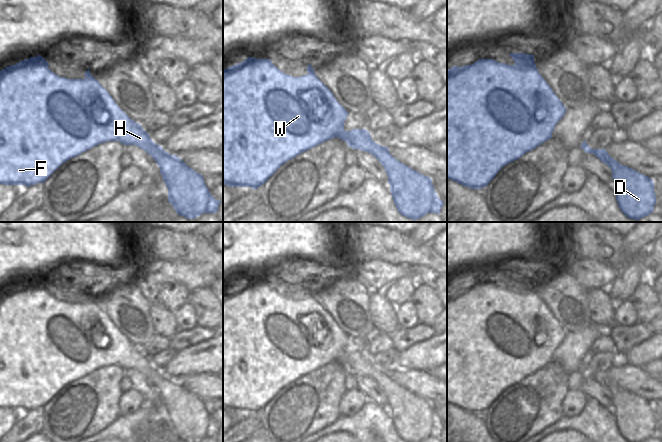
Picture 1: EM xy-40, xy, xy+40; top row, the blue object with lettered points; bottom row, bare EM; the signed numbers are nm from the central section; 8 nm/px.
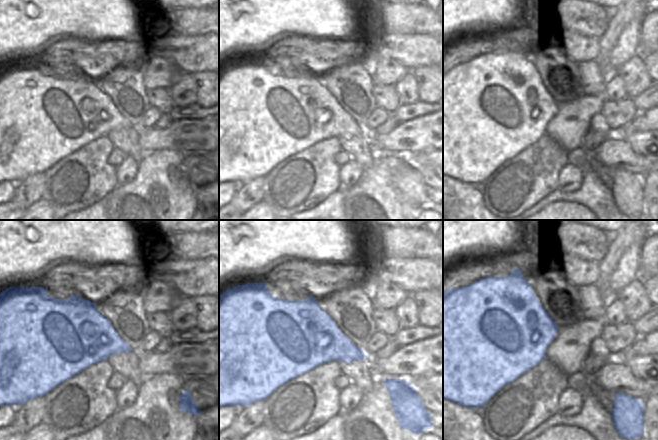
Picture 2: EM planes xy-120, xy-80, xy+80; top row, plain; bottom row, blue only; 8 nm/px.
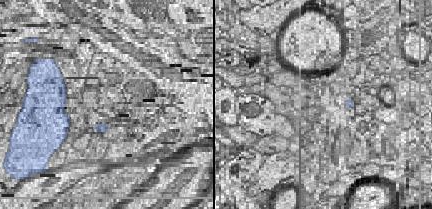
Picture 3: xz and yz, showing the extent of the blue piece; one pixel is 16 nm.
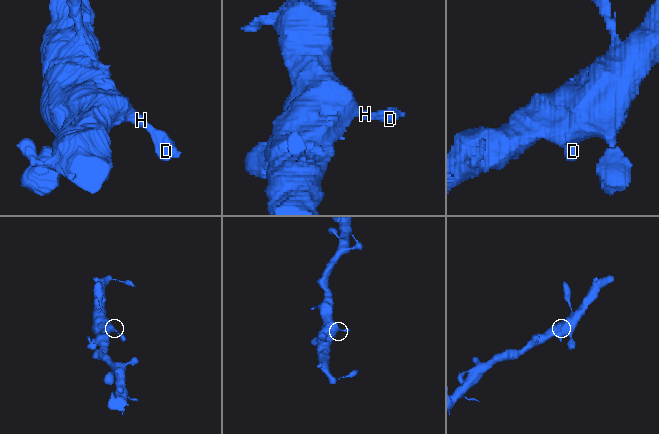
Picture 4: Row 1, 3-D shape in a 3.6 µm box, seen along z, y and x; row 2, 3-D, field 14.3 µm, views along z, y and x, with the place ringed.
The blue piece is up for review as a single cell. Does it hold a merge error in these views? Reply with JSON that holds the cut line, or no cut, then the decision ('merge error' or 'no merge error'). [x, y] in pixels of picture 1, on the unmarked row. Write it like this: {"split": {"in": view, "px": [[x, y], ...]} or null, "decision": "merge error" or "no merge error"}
{"split": null, "decision": "no merge error"}

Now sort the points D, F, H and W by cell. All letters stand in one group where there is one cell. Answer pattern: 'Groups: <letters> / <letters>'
Groups: D F H W.

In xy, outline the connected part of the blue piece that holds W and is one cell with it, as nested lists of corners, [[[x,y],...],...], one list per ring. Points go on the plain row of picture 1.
[[[248,281],[245,285],[223,294],[223,409],[227,409],[228,411],[251,411],[252,413],[257,413],[266,407],[268,402],[271,401],[276,394],[287,385],[329,363],[337,361],[345,365],[348,368],[348,371],[371,377],[382,388],[388,400],[388,407],[390,408],[390,416],[392,418],[394,428],[401,439],[407,442],[421,442],[427,437],[440,438],[440,434],[444,426],[438,422],[431,402],[411,393],[407,389],[395,383],[390,378],[388,371],[383,371],[372,364],[370,357],[366,353],[353,353],[351,355],[345,355],[344,346],[348,340],[348,336],[336,324],[330,313],[316,300],[311,288],[308,289],[307,296],[307,299],[293,301],[283,297],[280,293],[275,291],[270,283],[257,283],[254,281]]]

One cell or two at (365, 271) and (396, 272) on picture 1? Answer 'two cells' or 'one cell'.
one cell

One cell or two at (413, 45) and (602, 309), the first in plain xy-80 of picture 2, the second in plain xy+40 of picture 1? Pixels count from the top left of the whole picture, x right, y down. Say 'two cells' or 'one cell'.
two cells

